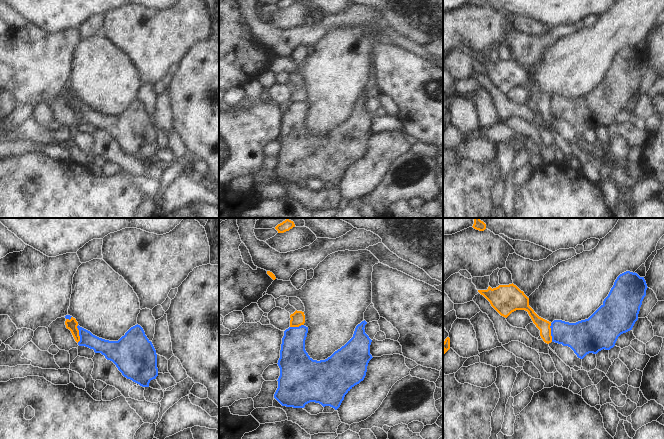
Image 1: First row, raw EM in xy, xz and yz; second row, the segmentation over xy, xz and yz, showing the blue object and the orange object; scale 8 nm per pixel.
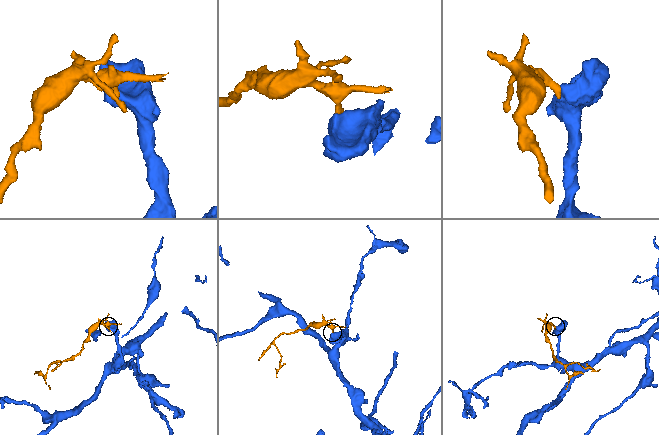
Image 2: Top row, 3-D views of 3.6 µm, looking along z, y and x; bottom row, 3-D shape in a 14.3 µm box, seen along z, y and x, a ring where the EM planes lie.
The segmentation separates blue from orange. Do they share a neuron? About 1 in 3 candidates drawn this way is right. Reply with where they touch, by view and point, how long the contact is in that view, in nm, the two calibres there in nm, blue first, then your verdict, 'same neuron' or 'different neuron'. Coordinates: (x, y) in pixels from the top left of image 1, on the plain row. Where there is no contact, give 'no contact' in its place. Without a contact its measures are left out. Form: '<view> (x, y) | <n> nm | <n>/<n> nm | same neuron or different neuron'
yz (551, 108) | 150 nm | 240/100 nm | different neuron

